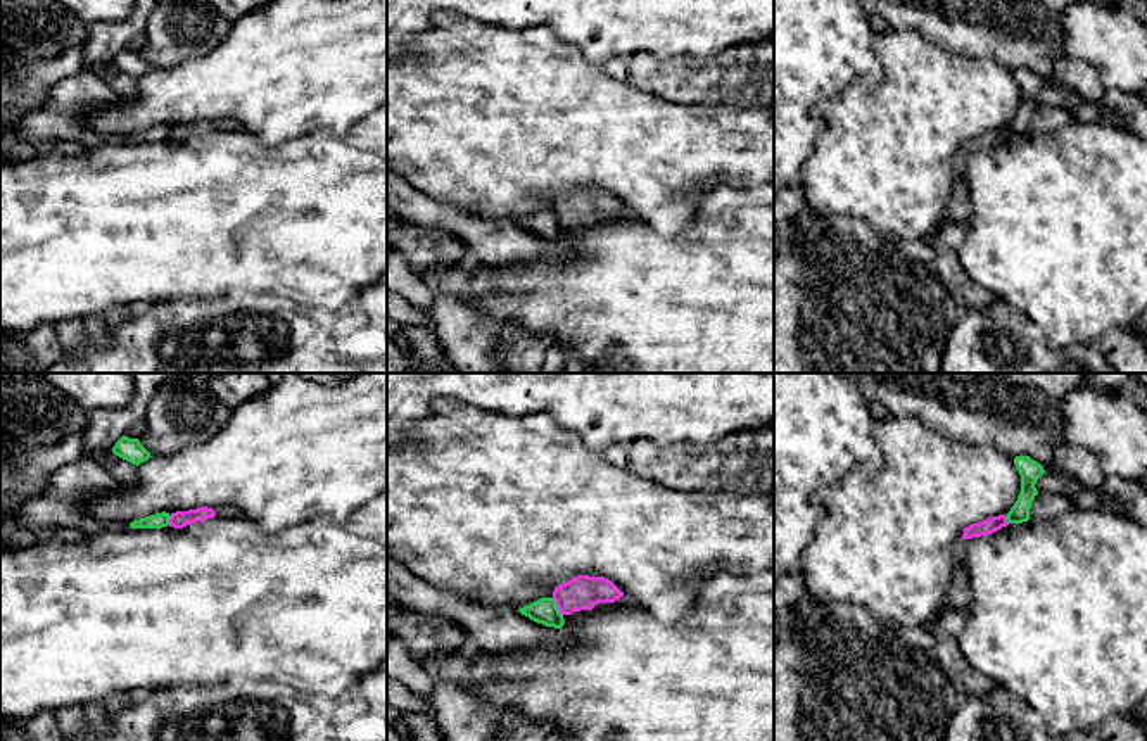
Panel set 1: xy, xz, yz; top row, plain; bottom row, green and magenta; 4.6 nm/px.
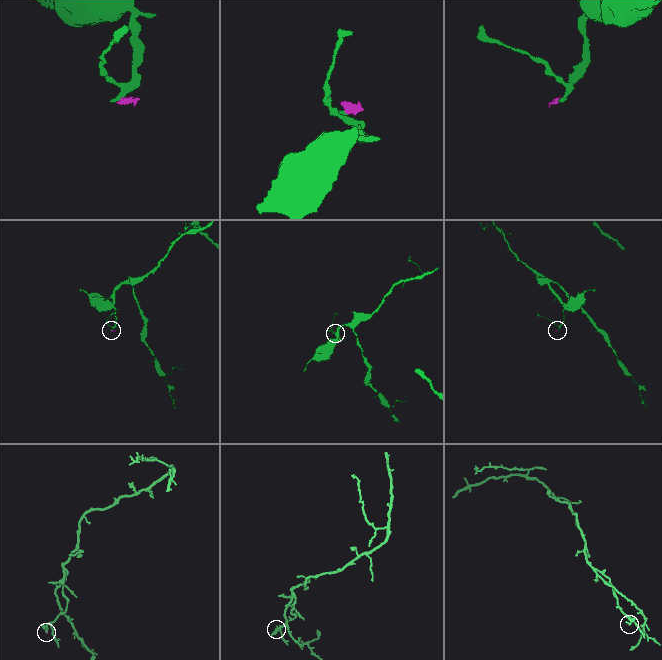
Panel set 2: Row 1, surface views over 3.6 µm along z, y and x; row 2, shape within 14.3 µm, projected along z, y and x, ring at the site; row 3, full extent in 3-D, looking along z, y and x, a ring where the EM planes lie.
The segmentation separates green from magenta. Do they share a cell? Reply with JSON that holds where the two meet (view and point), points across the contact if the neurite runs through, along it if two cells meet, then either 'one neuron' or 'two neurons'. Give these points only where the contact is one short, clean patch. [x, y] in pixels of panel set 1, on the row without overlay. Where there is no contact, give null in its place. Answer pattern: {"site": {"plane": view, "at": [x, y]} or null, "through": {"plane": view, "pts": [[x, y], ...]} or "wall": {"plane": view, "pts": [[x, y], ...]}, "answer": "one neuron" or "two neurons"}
{"site": {"plane": "xz", "at": [557, 220]}, "wall": {"plane": "xz", "pts": [[551, 211], [562, 228]]}, "answer": "two neurons"}

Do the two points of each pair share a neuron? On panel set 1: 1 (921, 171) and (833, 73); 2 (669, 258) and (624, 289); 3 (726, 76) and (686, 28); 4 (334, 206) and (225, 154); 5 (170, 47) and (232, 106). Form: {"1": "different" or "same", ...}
{"1": "different", "2": "same", "3": "different", "4": "same", "5": "different"}

